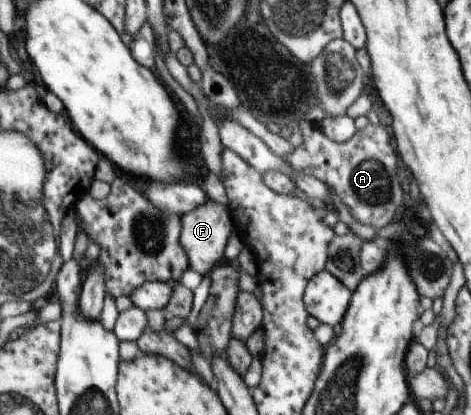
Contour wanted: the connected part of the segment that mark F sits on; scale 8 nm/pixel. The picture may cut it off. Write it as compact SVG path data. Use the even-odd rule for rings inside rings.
M209 199L203 206L198 206L181 218L180 245L186 252L188 268L203 277L222 261L224 248L234 227L234 219L229 207L222 206Z

